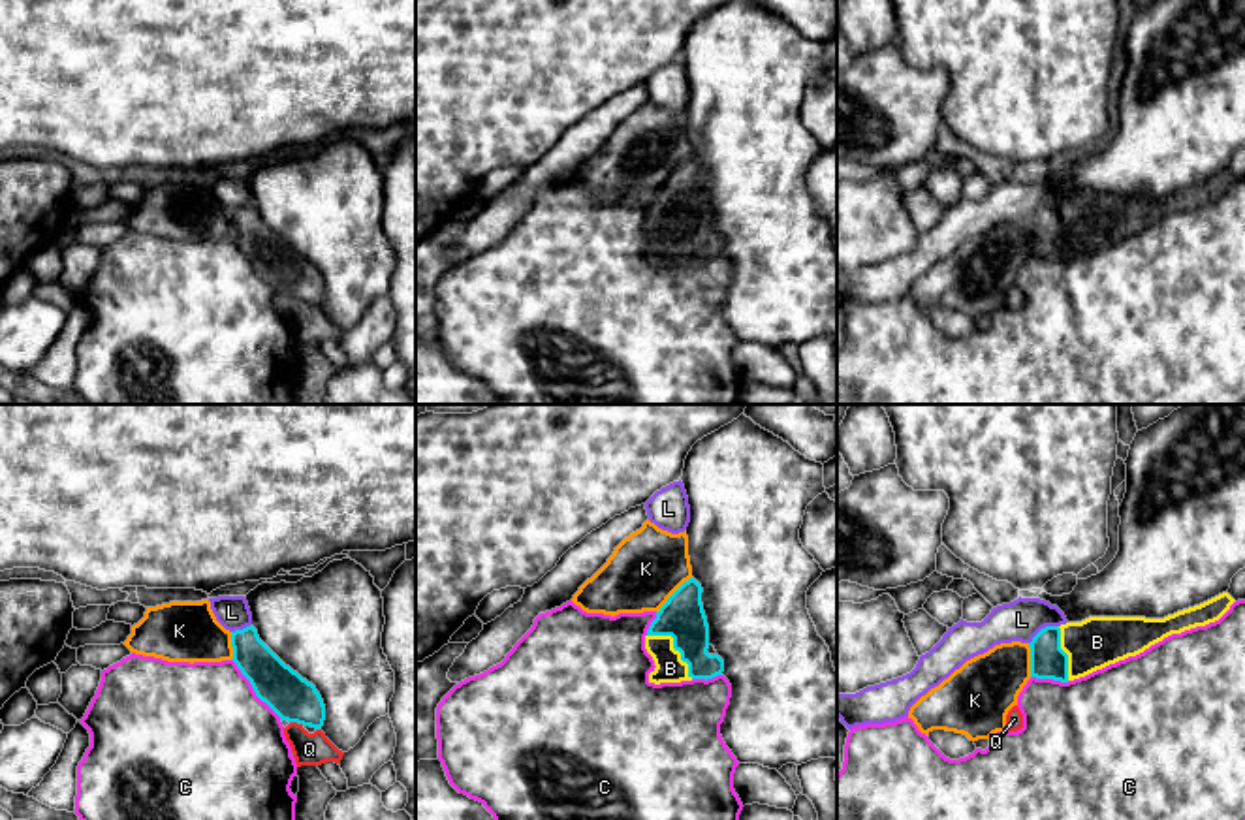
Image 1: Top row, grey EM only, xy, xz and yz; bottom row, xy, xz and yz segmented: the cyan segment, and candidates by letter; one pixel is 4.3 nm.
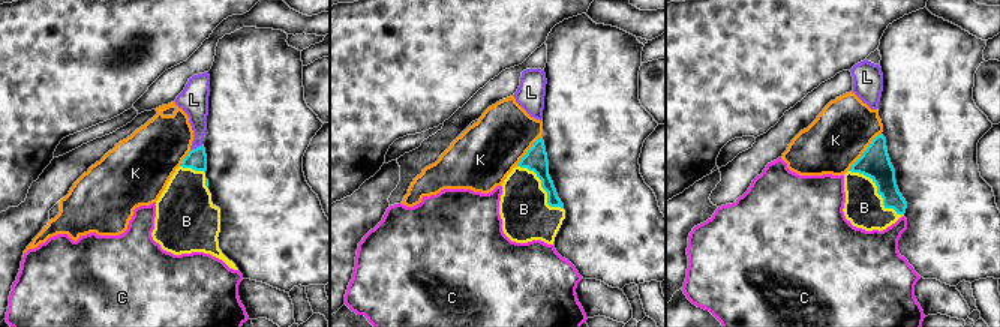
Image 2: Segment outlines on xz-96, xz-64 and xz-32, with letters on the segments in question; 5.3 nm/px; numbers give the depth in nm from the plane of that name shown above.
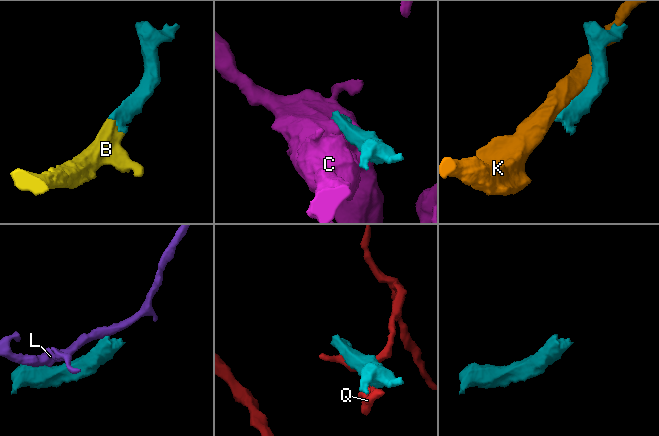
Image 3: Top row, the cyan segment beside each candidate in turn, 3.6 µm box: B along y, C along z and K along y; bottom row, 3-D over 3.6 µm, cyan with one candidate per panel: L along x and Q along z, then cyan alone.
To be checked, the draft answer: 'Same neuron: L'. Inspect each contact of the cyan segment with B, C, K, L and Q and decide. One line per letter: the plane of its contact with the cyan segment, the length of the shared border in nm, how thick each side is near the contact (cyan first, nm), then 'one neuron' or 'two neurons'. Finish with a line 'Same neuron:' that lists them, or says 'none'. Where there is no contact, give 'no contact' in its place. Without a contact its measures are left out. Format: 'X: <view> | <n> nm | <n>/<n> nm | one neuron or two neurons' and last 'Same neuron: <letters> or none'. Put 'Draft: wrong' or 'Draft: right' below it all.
B: xz | 280 nm | 190/120 nm | one neuron
C: xy | 340 nm | 190/480 nm | two neurons
K: xz | 220 nm | 190/320 nm | two neurons
L: yz | 150 nm | 160/180 nm | two neurons
Q: xy | 70 nm | 190/140 nm | two neurons
Same neuron: B
Draft: wrong

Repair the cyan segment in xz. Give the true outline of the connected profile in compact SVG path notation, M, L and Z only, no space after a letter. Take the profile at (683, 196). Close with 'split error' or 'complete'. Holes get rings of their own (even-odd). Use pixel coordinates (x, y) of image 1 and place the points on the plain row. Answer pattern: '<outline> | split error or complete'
M690 156L656 190L645 214L645 228L656 244L649 261L707 260L722 254L724 239L709 222L701 171L701 164Z | split error

